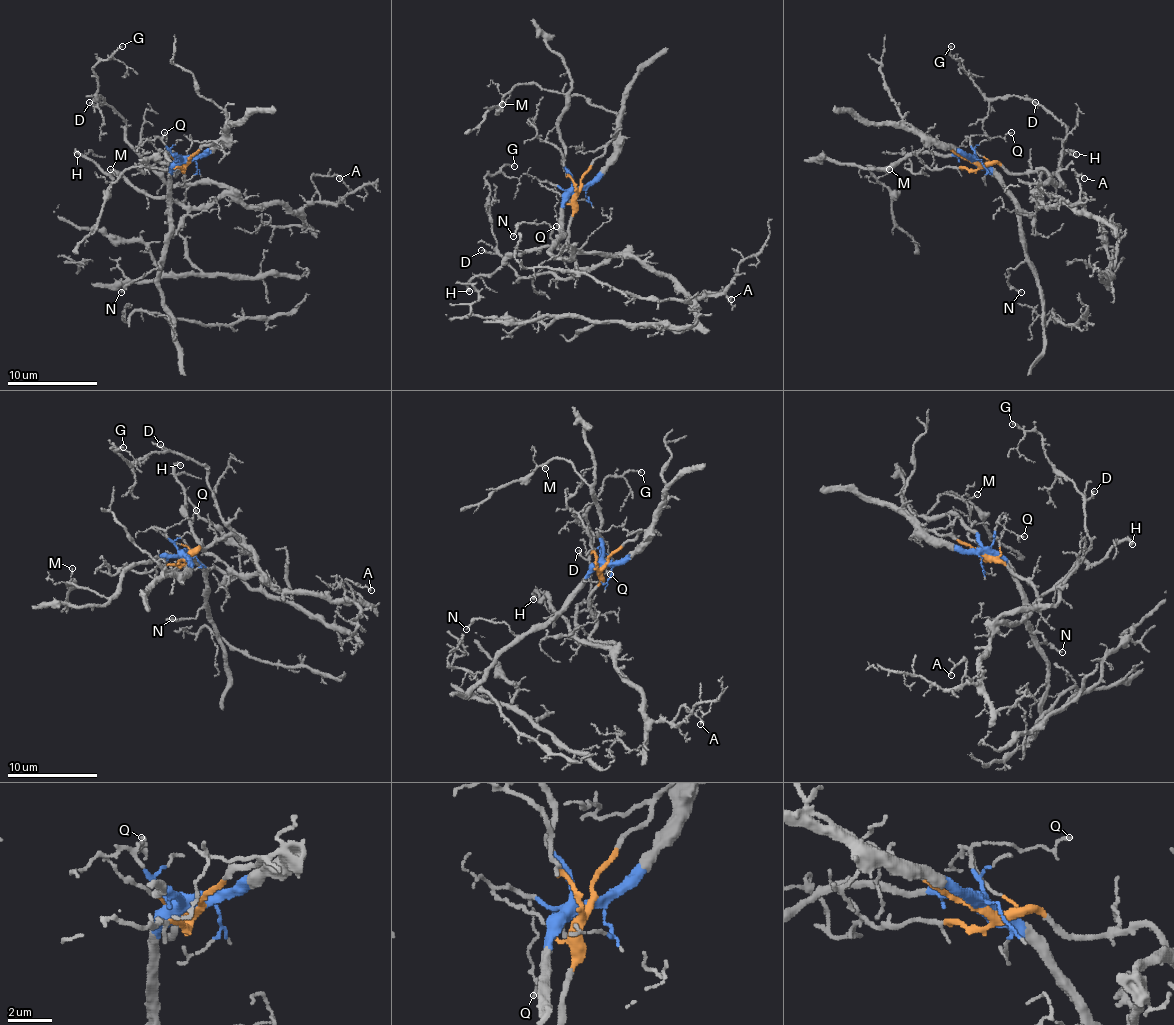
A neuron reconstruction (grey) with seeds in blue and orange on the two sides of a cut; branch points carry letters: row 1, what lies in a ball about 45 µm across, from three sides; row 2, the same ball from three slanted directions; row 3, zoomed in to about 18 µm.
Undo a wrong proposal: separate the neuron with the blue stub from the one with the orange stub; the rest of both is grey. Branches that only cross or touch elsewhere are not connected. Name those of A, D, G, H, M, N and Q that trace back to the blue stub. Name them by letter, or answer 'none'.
M, N, Q

